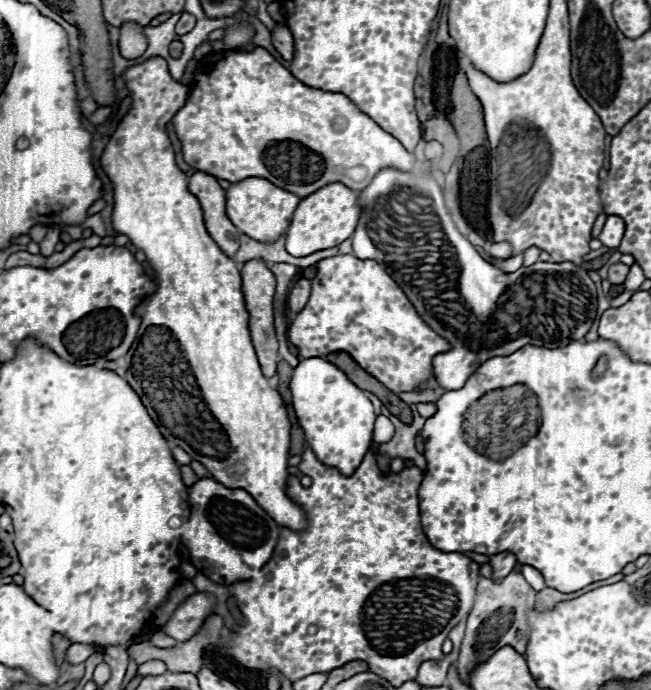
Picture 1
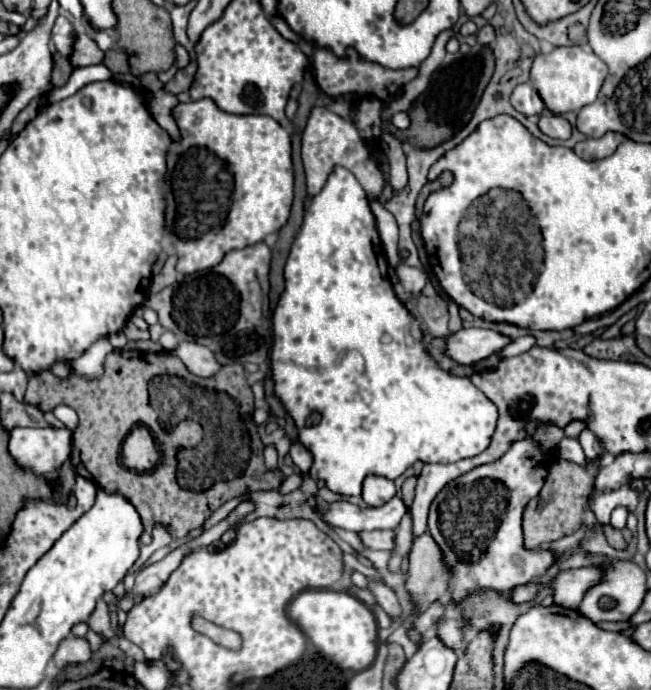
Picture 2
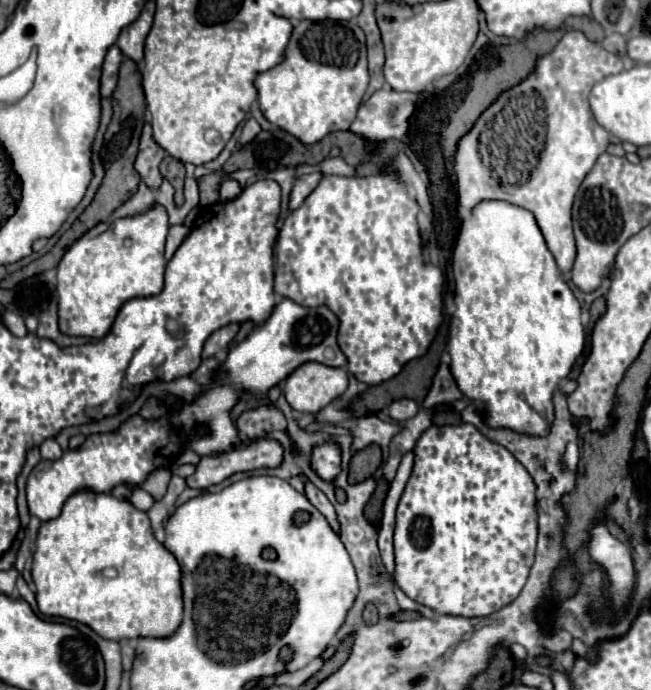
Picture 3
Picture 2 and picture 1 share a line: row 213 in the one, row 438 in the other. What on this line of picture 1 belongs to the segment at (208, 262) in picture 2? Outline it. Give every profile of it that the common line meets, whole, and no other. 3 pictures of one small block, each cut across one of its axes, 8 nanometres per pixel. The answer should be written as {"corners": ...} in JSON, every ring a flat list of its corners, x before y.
{"corners":[[158,56,128,68,124,78,132,96,132,106,112,134,100,158,100,166,114,184,114,230,128,236,136,248,144,250,148,262,156,270,158,282,156,294,148,296,140,308,136,308,142,324,128,352,128,384,140,396,164,438,186,442,192,448,186,452,204,464,218,482,228,488,246,490,280,526,304,530,308,526,304,510,286,496,290,420,282,396,270,386,256,360,250,342,248,312,240,290,240,270,206,232,200,202,188,192,188,180,176,166,172,142,166,134,166,124,186,104,188,88,172,80,166,60]]}

